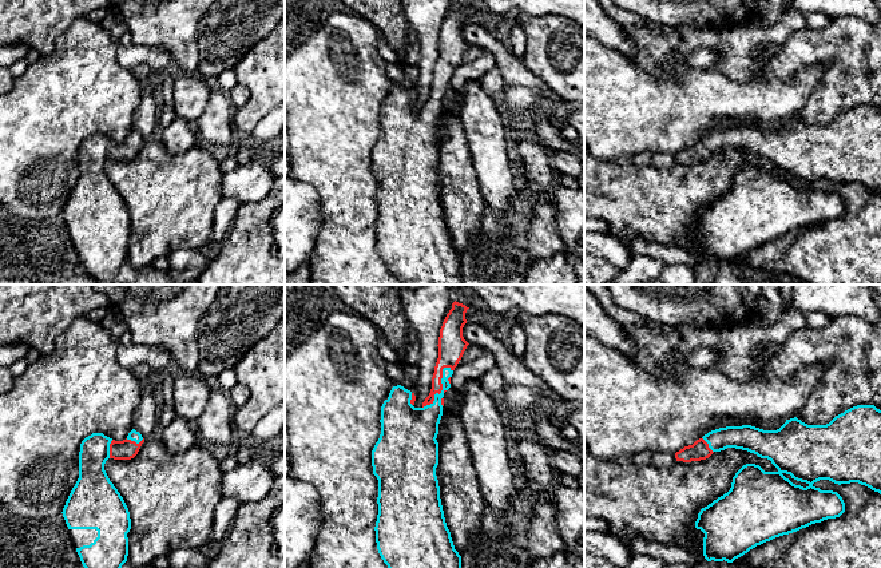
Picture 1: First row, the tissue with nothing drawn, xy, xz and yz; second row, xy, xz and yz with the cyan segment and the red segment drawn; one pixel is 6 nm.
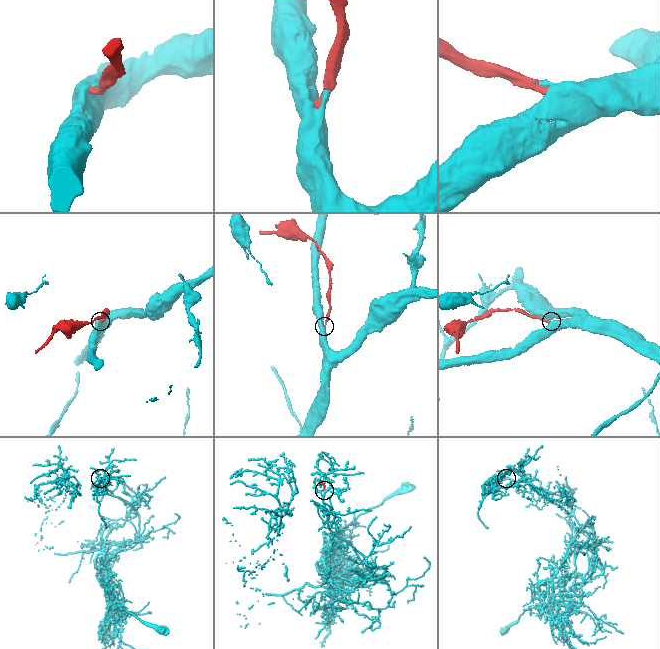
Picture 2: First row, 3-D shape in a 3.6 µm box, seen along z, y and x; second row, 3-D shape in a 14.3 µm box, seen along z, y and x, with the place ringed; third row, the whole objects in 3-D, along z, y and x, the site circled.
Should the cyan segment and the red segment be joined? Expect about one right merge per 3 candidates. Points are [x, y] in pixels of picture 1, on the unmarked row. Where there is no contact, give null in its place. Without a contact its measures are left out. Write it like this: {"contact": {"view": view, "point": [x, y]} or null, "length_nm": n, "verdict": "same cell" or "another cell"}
{"contact": {"view": "xz", "point": [443, 88]}, "length_nm": 300, "verdict": "same cell"}

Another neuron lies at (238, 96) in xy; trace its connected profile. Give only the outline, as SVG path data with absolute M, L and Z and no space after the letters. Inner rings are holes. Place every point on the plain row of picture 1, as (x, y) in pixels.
M237 83L237 86L227 94L229 94L229 99L233 106L233 110L243 107L250 98L249 88L246 86L239 84L239 83Z

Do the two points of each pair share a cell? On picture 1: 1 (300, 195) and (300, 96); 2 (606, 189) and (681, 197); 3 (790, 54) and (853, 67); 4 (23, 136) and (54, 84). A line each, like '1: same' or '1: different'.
1: different
2: same
3: same
4: same

